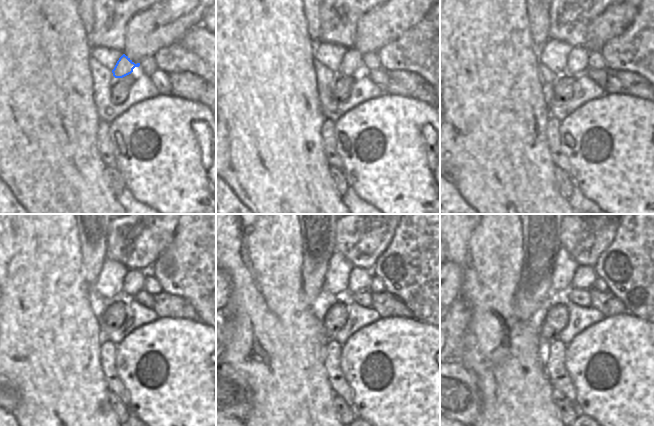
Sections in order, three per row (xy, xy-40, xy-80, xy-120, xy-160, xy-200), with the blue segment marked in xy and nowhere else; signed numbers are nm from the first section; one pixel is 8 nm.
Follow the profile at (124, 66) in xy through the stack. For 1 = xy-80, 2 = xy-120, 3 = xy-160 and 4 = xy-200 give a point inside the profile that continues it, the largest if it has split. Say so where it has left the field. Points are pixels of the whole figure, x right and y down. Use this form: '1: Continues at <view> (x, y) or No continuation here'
1: Continues at xy-80 (578, 59)
2: Continues at xy-120 (134, 280)
3: Continues at xy-160 (360, 280)
4: Continues at xy-200 (585, 276)

